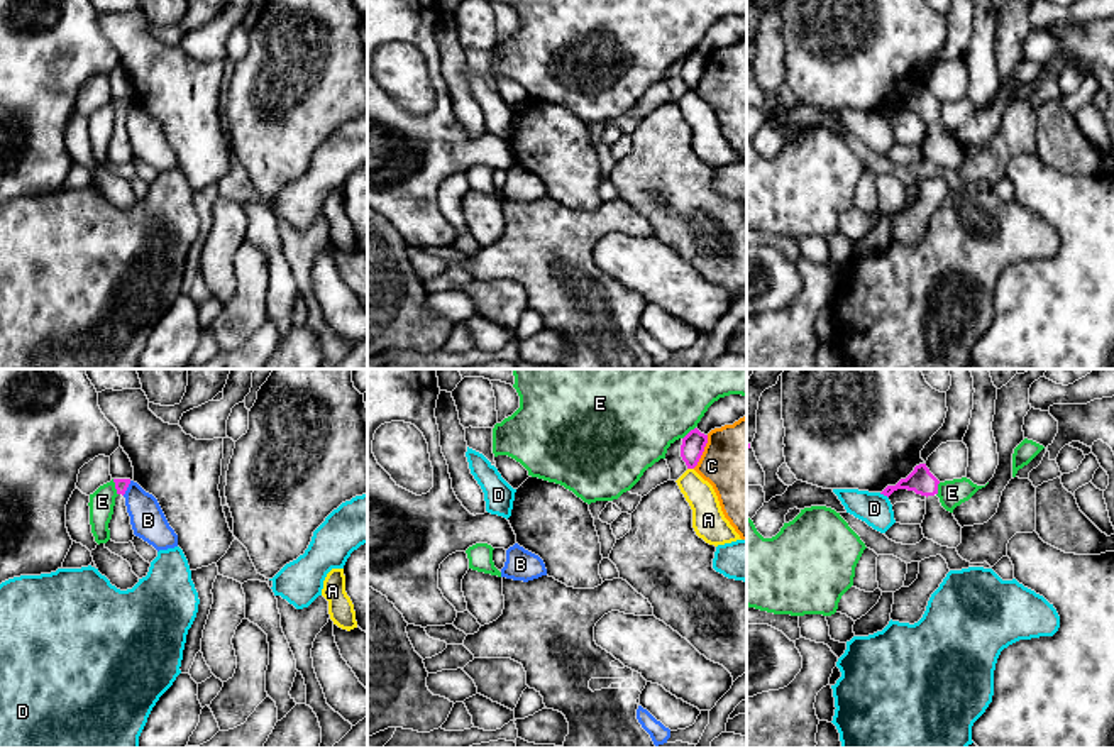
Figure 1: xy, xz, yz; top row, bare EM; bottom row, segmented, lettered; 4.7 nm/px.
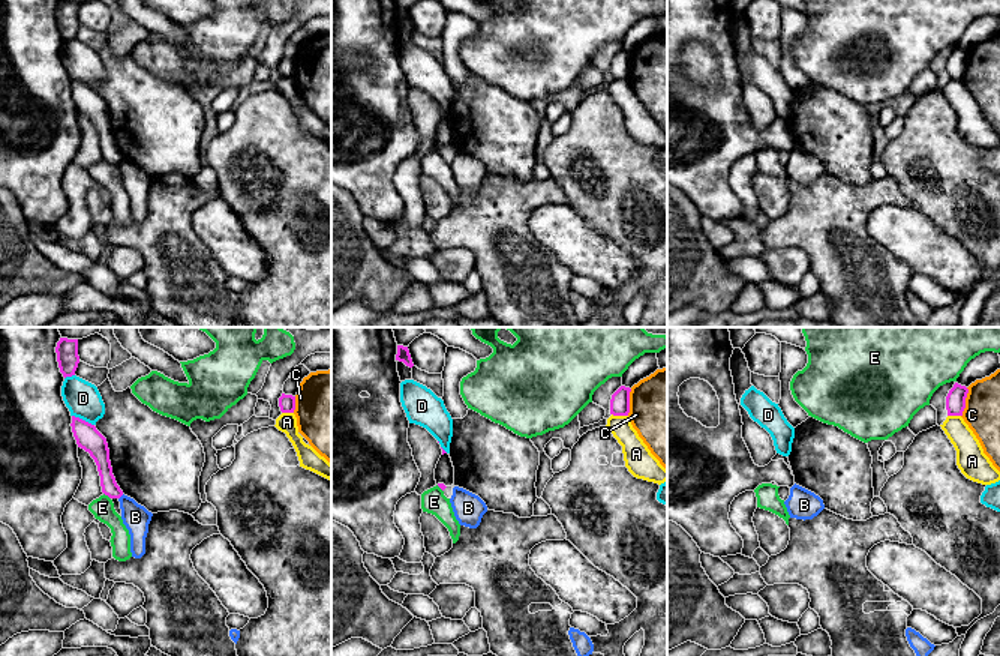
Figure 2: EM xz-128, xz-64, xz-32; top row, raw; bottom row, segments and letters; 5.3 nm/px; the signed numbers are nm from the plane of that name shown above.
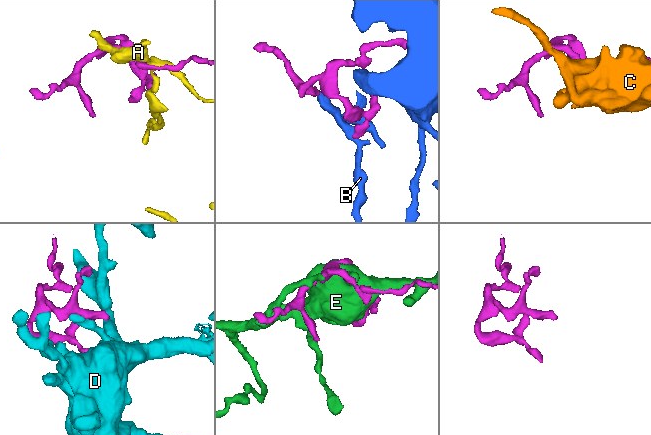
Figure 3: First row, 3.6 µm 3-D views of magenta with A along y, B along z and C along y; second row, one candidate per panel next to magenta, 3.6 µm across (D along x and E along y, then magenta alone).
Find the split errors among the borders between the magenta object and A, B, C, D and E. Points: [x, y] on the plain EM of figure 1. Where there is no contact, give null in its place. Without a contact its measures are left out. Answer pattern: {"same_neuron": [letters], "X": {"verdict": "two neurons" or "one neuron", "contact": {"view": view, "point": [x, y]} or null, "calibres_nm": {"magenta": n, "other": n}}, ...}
{"same_neuron": [], "A": {"verdict": "two neurons", "contact": {"view": "xz", "point": [691, 88]}, "calibres_nm": {"magenta": 110, "other": 140}}, "B": {"verdict": "two neurons", "contact": {"view": "xy", "point": [127, 107]}, "calibres_nm": {"magenta": 60, "other": 160}}, "C": {"verdict": "two neurons", "contact": {"view": "xz", "point": [703, 71]}, "calibres_nm": {"magenta": 110, "other": 380}}, "D": {"verdict": "two neurons", "contact": {"view": "yz", "point": [884, 115]}, "calibres_nm": {"magenta": 120, "other": 160}}, "E": {"verdict": "two neurons", "contact": {"view": "xy", "point": [115, 109]}, "calibres_nm": {"magenta": 60, "other": 120}}}

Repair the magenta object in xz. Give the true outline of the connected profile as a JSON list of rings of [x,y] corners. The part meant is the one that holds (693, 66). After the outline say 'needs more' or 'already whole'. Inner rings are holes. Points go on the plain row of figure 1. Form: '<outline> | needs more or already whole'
[[[698,49],[691,51],[681,66],[681,78],[686,83],[687,90],[694,90],[704,73],[708,64],[708,56],[701,54]]] | already whole

